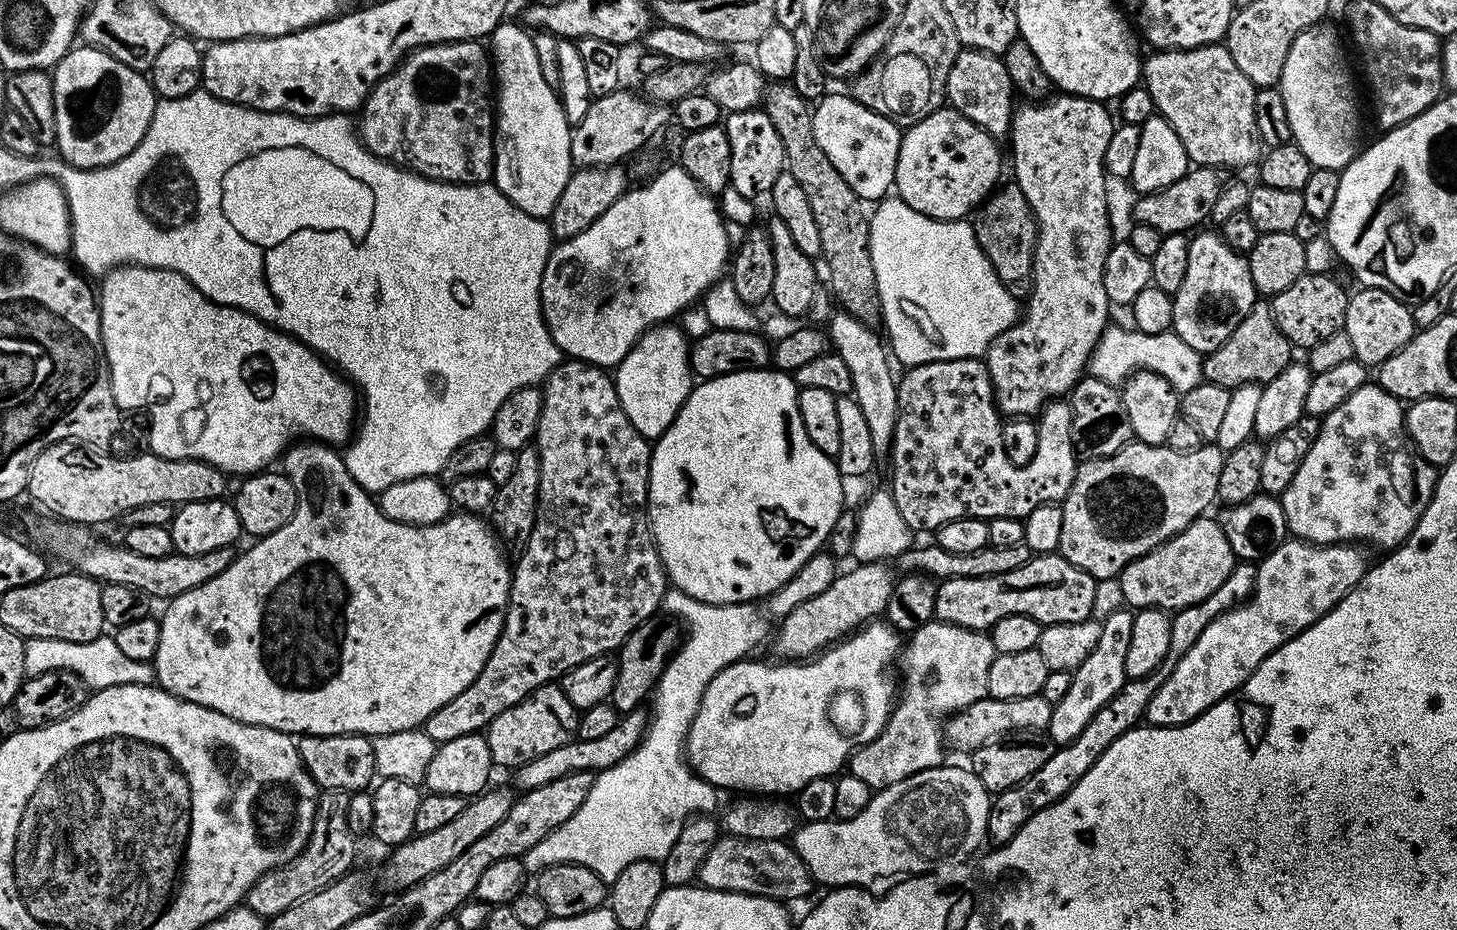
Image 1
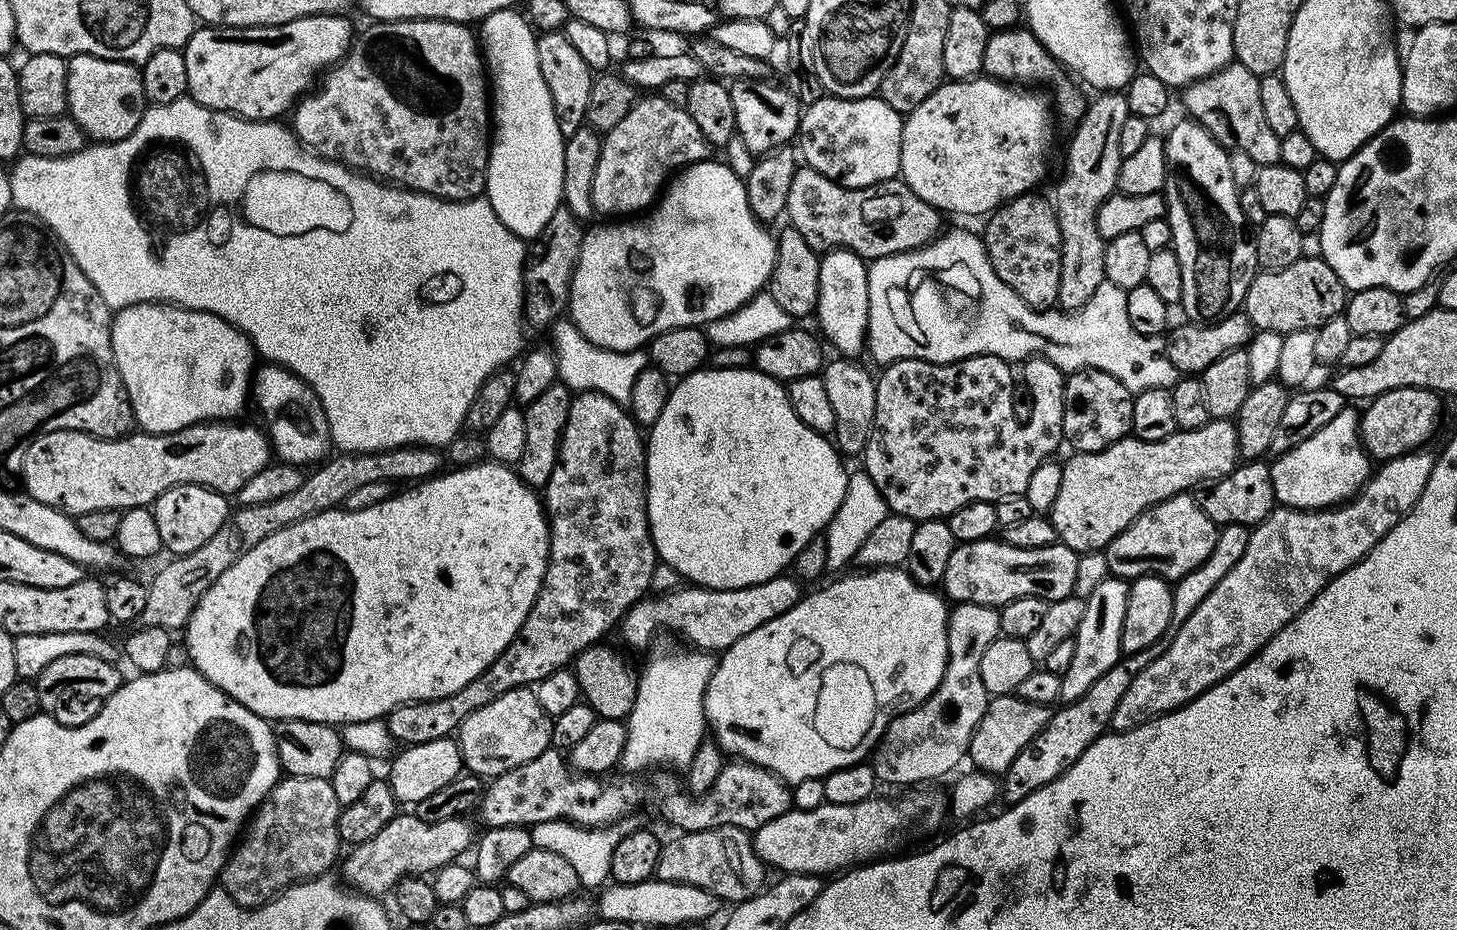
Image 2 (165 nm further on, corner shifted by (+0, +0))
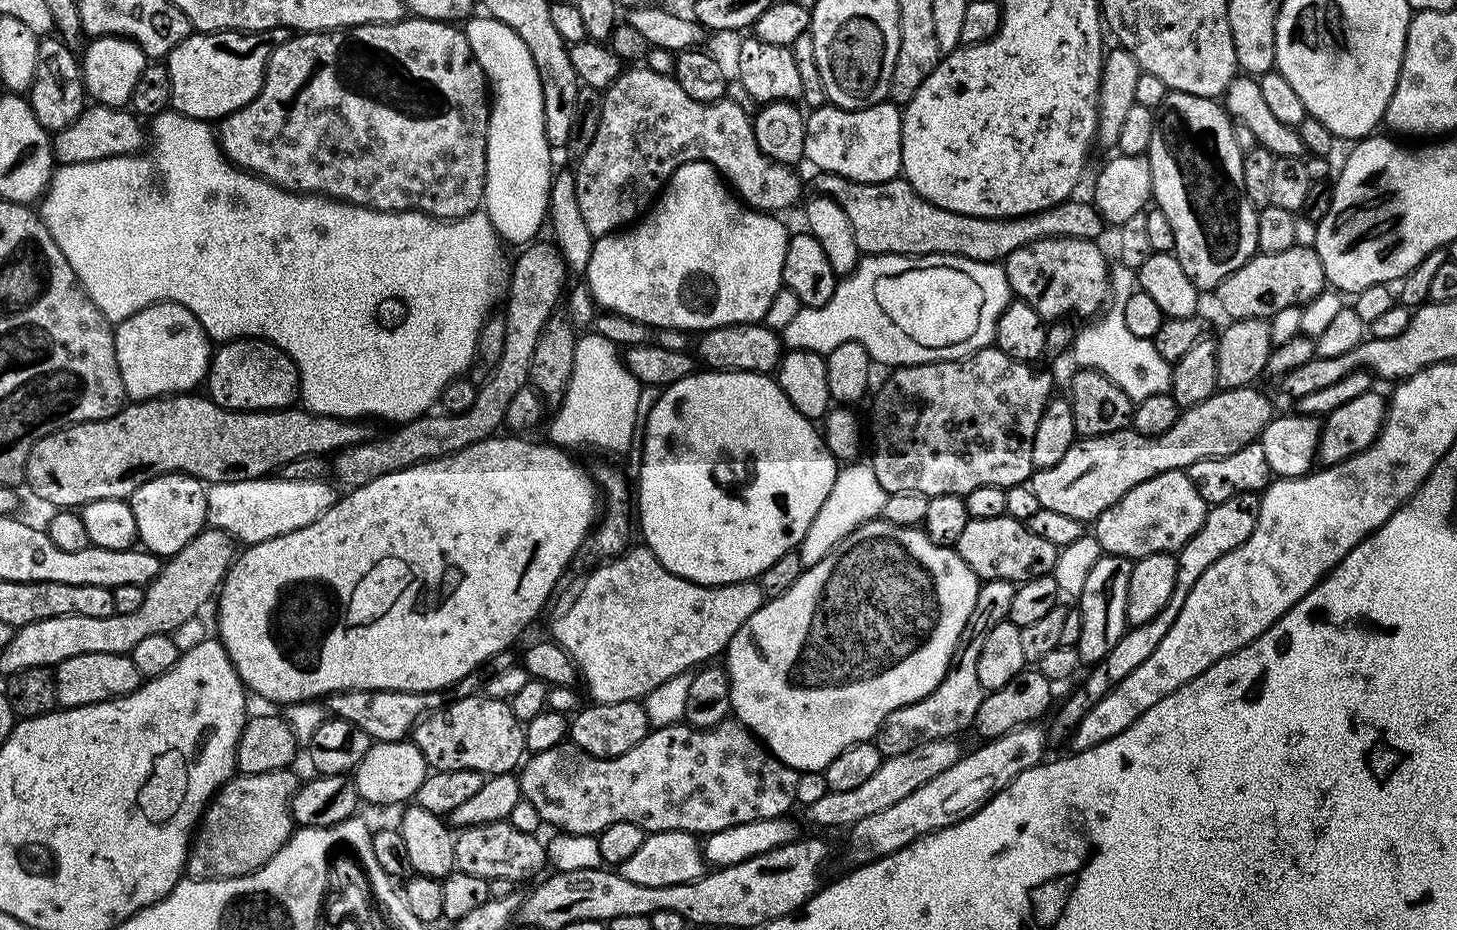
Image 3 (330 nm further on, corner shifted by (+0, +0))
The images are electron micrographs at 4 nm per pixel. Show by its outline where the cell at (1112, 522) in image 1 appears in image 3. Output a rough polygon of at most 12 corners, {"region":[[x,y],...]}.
{"region":[[1259,387],[1218,390],[1161,436],[1077,438],[1033,471],[1041,508],[1085,522],[1163,472],[1257,443]]}

